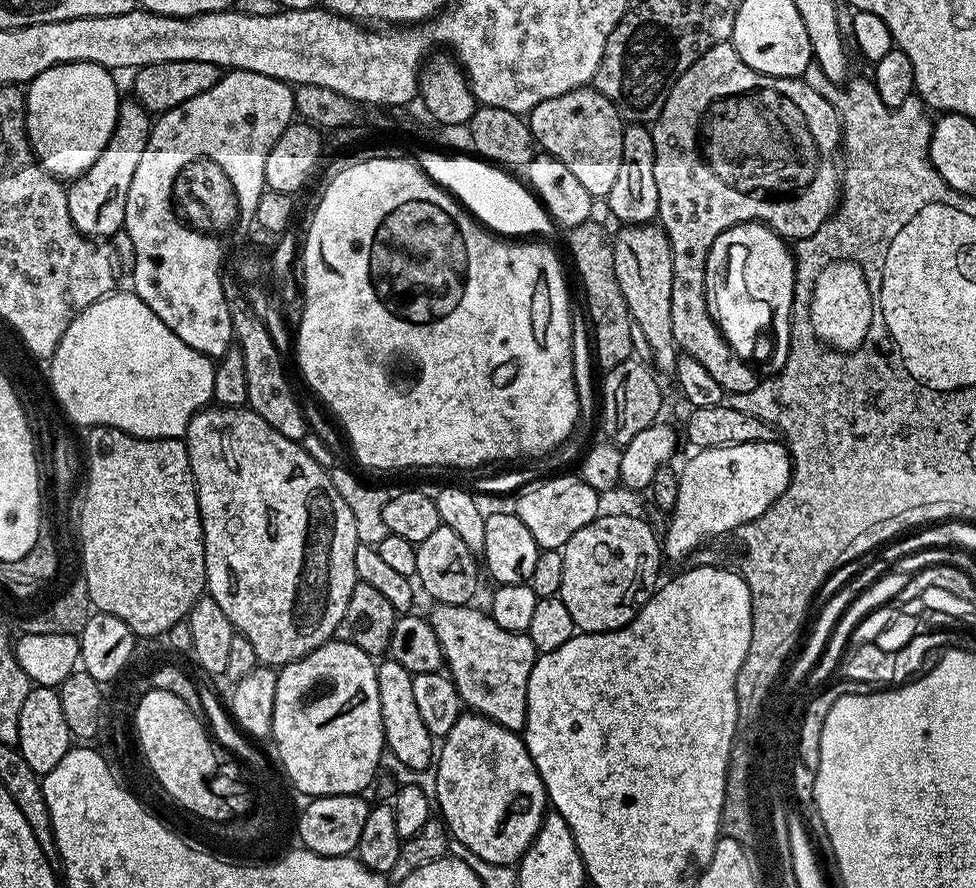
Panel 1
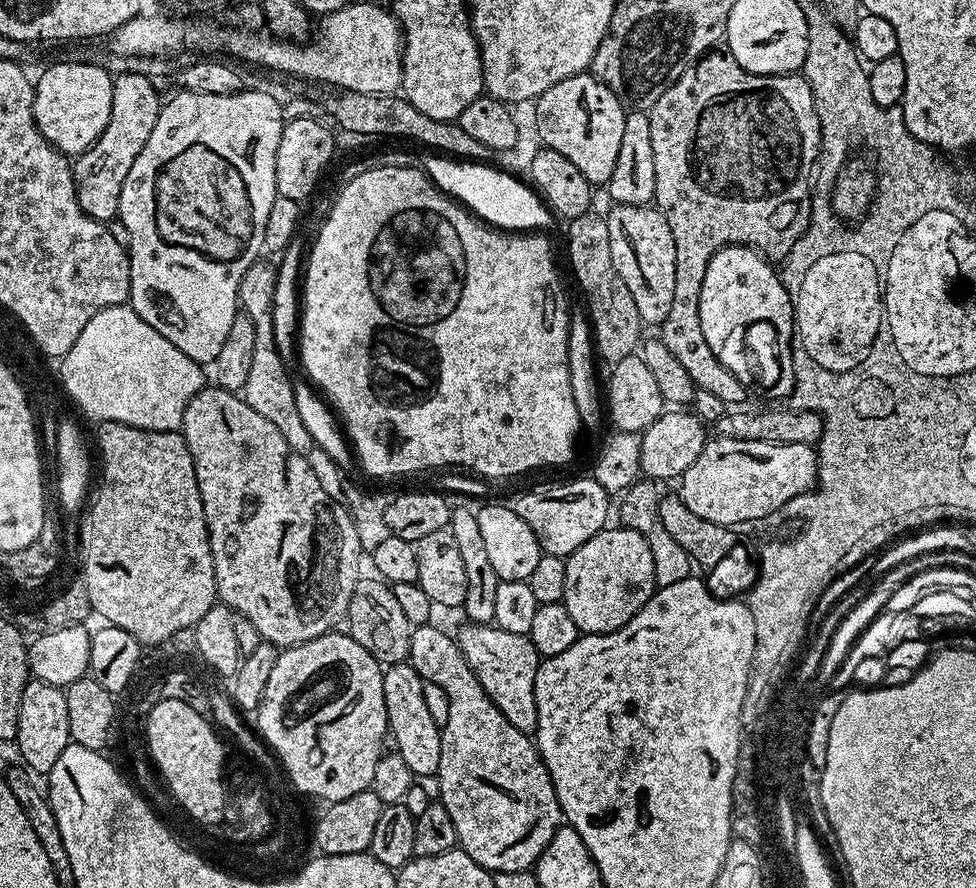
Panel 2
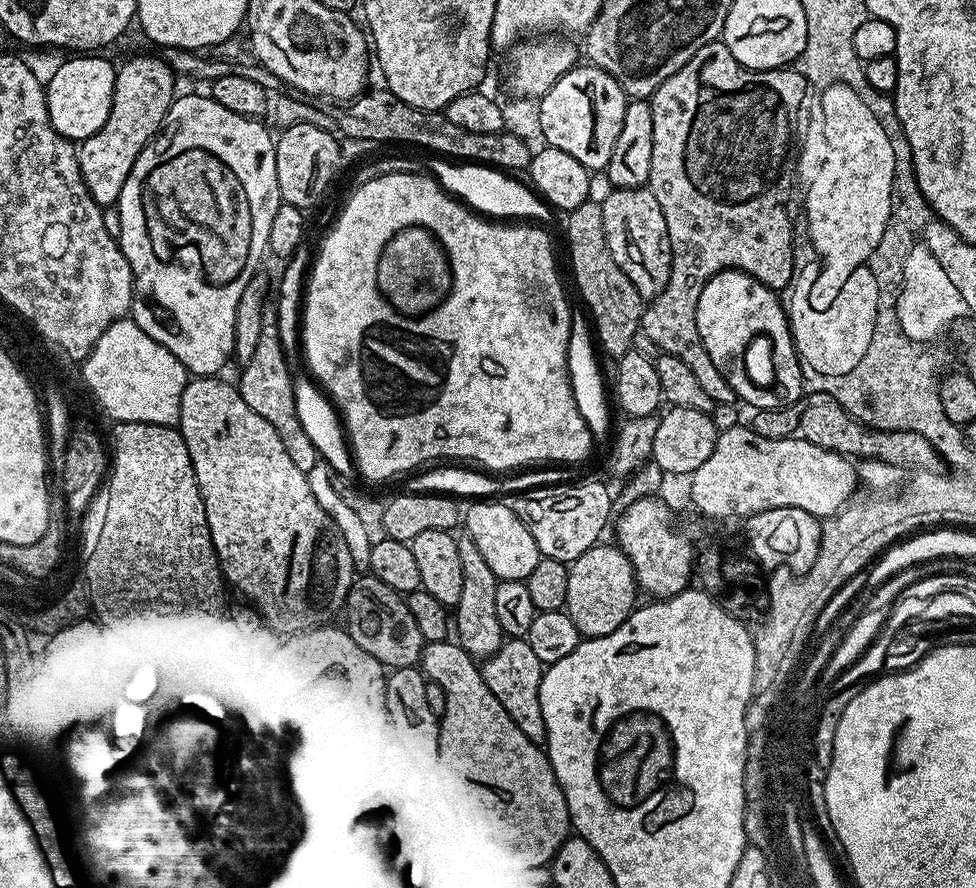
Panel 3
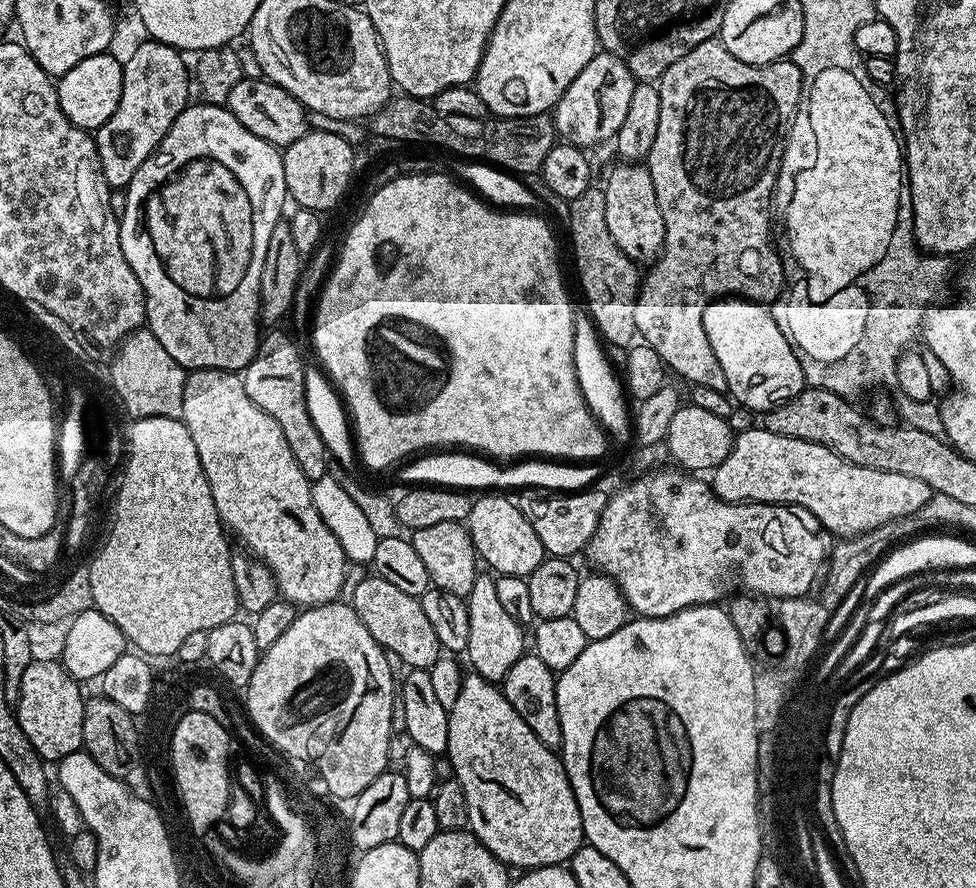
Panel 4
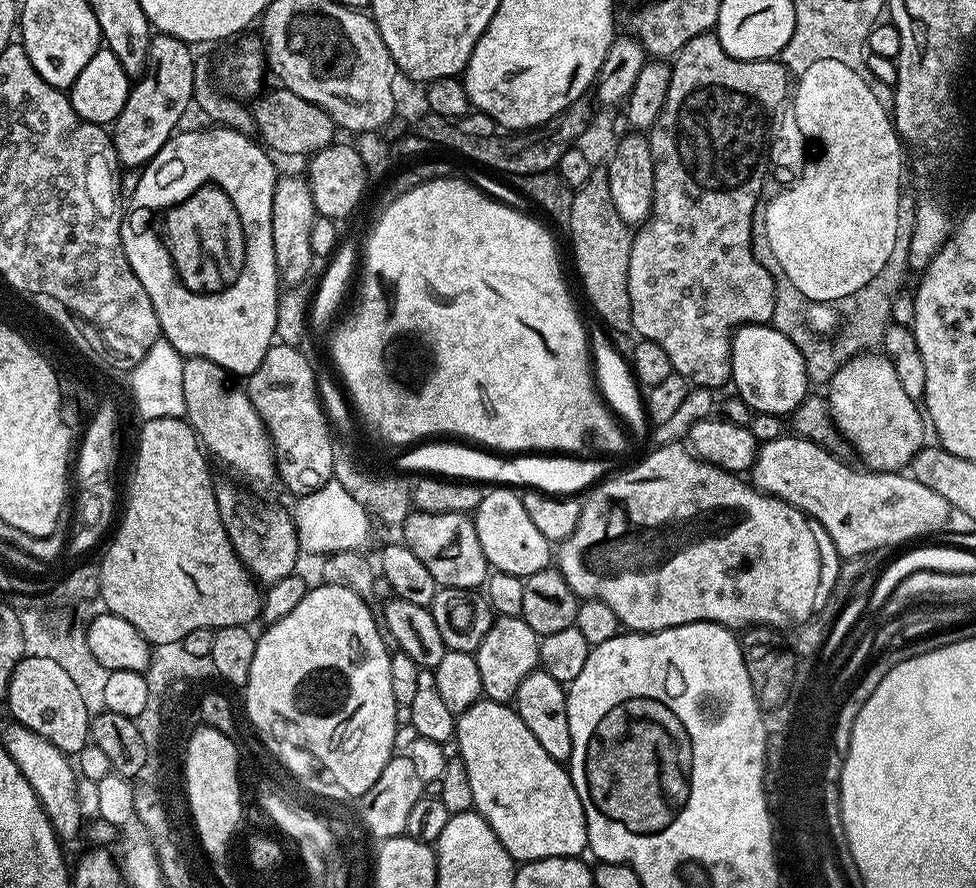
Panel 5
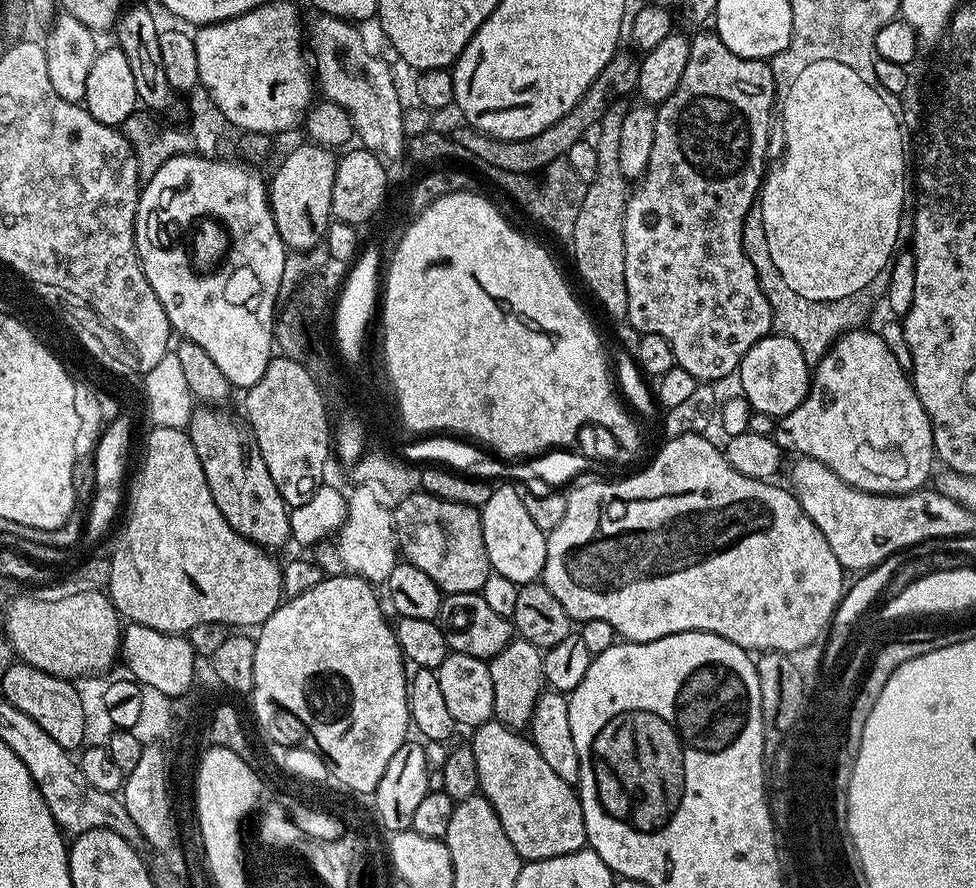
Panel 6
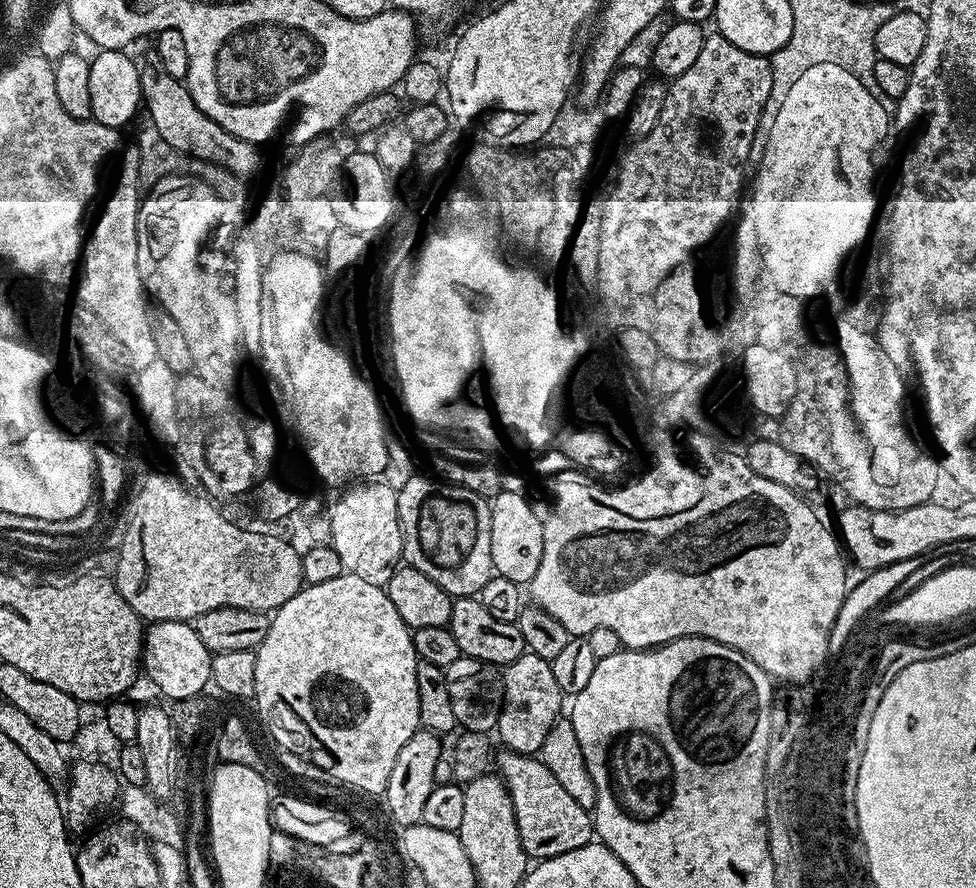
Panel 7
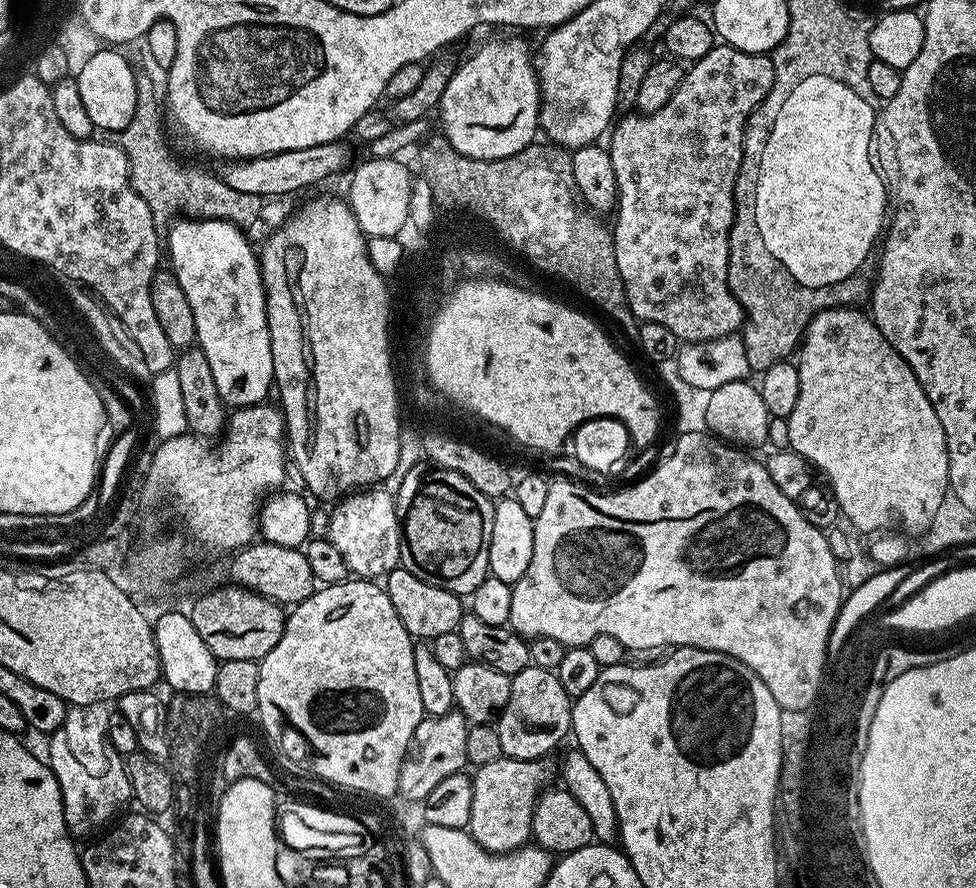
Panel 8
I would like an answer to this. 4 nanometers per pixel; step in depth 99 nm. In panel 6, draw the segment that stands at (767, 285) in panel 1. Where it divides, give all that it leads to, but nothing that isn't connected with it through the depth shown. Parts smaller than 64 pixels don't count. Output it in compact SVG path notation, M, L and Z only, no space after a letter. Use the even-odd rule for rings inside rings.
M769 334L750 346L738 369L739 391L758 412L779 418L790 414L808 397L810 363L805 349L790 336Z

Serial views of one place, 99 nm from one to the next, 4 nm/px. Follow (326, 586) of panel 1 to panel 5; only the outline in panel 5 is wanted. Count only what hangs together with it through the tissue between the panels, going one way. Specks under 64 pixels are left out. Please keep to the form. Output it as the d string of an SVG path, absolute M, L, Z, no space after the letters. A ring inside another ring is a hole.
M187 357L182 366L184 416L196 431L196 437L205 453L210 454L215 463L217 460L234 475L249 480L257 493L264 494L278 480L276 449L273 448L268 428L262 422L258 410L254 410L247 391L241 385L239 388L235 382L237 383L225 368L207 358Z

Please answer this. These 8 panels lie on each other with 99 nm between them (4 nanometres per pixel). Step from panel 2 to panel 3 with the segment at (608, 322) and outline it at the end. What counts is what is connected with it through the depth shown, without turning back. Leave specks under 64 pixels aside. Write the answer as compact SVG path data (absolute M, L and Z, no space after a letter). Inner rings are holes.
M595 199L582 202L572 212L567 213L568 220L568 260L572 263L572 276L576 279L576 288L584 299L583 307L590 313L594 325L594 336L599 347L611 358L619 358L633 351L636 332L641 331L640 318L644 314L646 301L634 290L634 282L622 274L618 262L606 246L606 230L602 226L602 203Z

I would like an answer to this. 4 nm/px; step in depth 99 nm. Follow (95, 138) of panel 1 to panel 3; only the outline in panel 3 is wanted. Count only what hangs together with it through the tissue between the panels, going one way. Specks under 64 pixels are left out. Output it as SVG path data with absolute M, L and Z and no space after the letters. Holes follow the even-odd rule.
M76 54L65 64L56 68L56 73L46 80L48 93L48 113L50 122L58 134L73 142L90 138L106 122L112 105L116 68L100 54Z

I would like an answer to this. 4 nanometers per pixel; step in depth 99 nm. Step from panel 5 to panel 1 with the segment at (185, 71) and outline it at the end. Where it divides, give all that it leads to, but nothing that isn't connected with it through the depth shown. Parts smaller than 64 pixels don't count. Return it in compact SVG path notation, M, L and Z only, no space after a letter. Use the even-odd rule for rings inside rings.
M134 98L121 99L110 142L106 142L102 154L94 158L94 166L67 185L70 222L74 222L78 231L89 240L108 242L114 234L122 231L126 218L126 194L130 194L130 182L134 182L134 170L138 170L153 123L150 113Z

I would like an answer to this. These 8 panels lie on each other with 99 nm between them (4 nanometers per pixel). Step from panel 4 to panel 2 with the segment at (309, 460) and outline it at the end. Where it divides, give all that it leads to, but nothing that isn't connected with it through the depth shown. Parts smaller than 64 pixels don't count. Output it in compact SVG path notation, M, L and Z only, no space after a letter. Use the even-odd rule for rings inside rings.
M261 258L252 263L250 270L246 270L240 283L238 304L253 322L255 331L254 359L251 361L250 374L247 375L242 395L251 408L258 410L258 414L262 414L262 418L271 422L277 428L278 434L286 438L286 446L290 451L307 454L314 447L314 443L301 415L298 414L294 380L290 371L283 365L278 346L275 345L272 299L275 296L276 273L277 265L273 261L271 264L267 258Z

